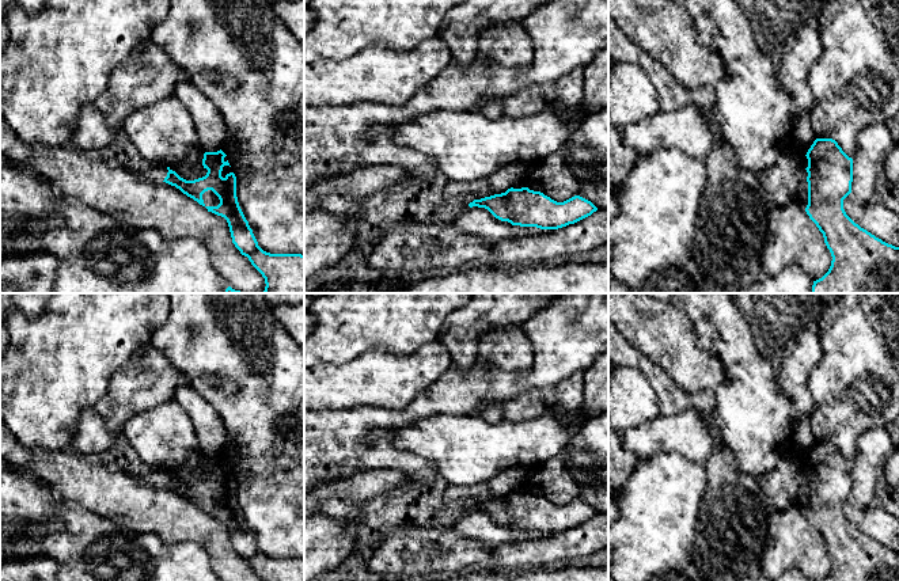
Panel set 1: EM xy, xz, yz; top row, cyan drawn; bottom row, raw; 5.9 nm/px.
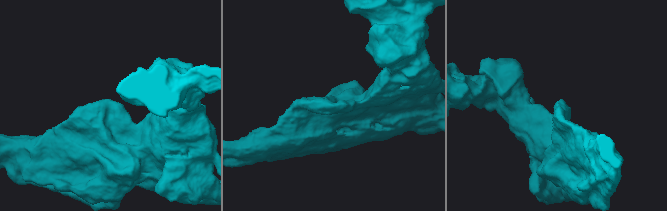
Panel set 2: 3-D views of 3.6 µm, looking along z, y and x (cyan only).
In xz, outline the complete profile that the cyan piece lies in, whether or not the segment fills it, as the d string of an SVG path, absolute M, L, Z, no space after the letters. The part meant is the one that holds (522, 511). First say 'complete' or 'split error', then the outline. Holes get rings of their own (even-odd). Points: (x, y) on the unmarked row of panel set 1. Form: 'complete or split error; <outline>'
complete; M511 491L505 497L474 504L469 510L485 512L496 523L508 525L512 529L540 533L558 533L574 528L598 514L591 505L580 500L557 506L528 491Z

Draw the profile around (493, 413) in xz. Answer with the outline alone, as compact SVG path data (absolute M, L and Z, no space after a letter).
M492 403L479 409L474 415L481 417L483 421L494 424L501 421L504 417L505 405L502 403Z

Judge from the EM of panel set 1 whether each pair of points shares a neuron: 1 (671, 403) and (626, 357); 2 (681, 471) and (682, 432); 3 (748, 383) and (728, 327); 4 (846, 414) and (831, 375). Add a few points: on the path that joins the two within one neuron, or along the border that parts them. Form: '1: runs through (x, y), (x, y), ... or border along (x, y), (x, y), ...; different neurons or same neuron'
1: runs through (667, 390), (640, 361); same neuron
2: border along (649, 456), (678, 452), (702, 463); different neurons
3: runs through (746, 369), (731, 341); same neuron
4: runs through (846, 405), (841, 384); same neuron

